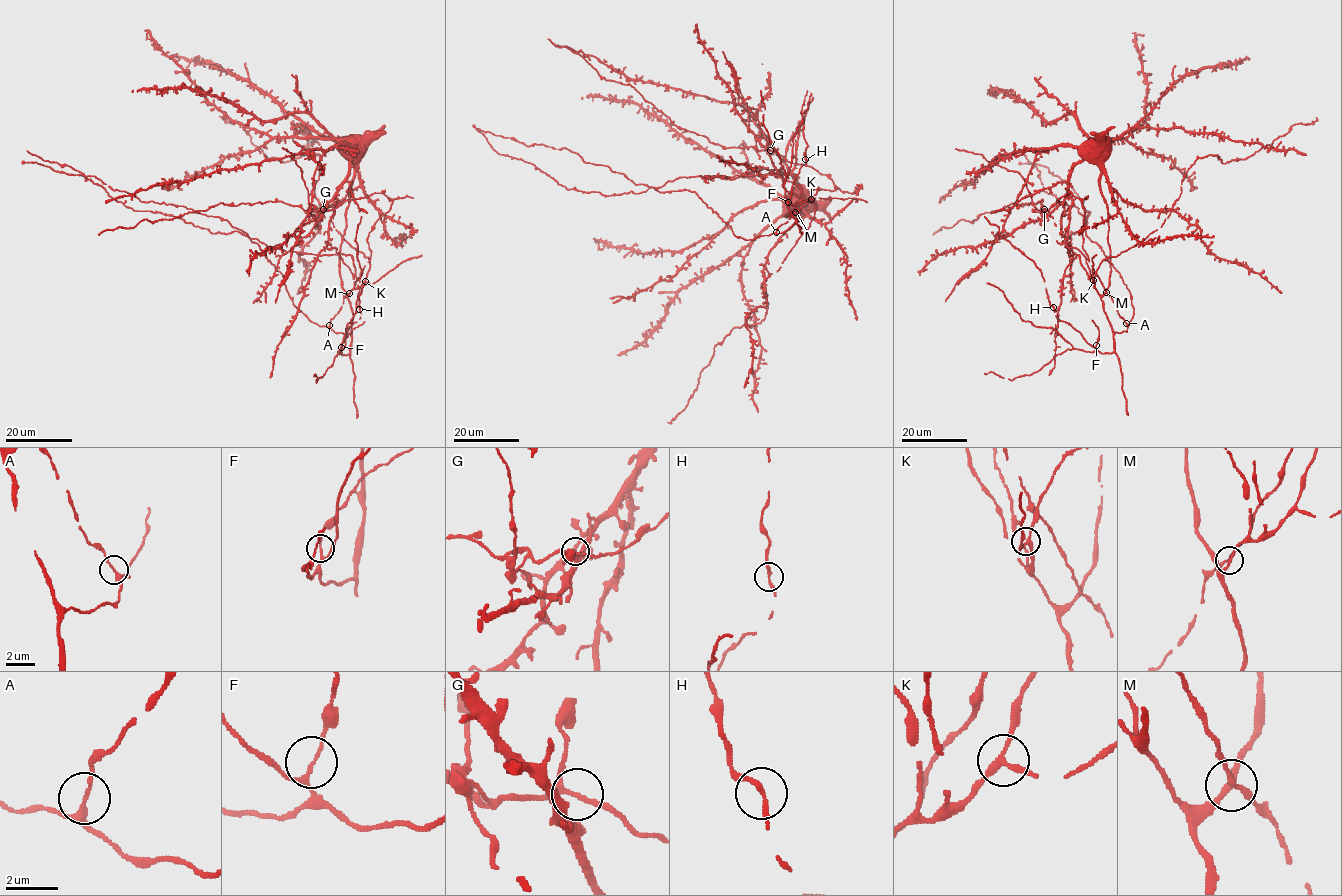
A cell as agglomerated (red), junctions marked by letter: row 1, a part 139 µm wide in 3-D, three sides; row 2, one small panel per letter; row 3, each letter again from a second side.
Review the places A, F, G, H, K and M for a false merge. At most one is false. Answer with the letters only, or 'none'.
none

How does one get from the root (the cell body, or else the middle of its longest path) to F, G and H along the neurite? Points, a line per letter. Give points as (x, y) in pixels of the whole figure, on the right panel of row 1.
F: (1086, 145), (1100, 170), (1108, 213), (1110, 275), (1101, 301), (1114, 351), (1101, 353), (1095, 345)
G: (1086, 145), (1085, 156), (1071, 173), (1066, 198), (1049, 213), (1044, 209)
H: (1086, 145), (1100, 170), (1108, 213), (1110, 275), (1101, 301), (1114, 351), (1100, 353), (1058, 320), (1054, 307)

